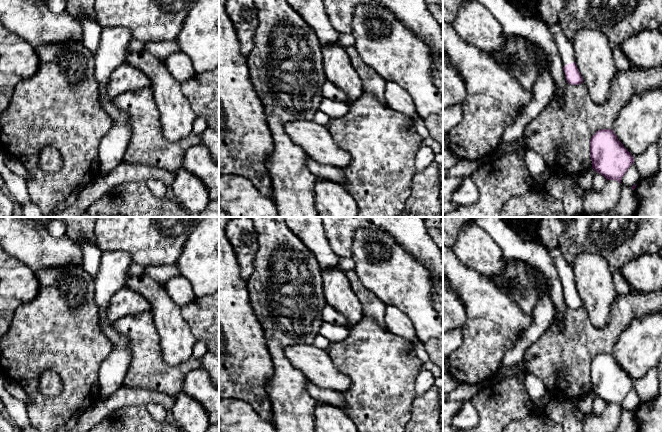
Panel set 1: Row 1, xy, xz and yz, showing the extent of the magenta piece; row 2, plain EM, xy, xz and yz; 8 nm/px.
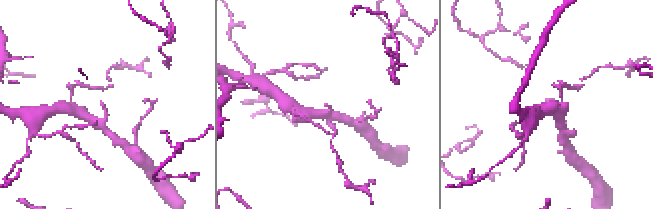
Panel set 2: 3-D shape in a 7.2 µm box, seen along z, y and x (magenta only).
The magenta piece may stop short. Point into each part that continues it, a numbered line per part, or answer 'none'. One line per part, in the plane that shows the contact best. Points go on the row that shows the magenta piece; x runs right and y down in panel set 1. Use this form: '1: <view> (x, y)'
1: yz (564, 46)

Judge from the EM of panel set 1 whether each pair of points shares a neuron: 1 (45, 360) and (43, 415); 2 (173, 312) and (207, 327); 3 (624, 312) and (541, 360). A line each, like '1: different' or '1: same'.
1: same
2: different
3: same

